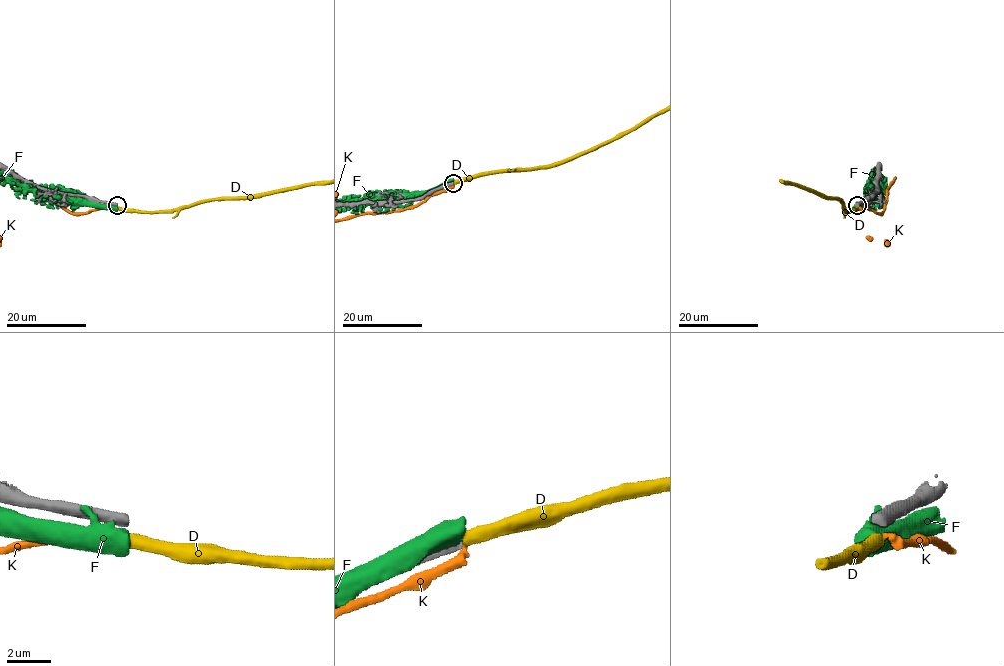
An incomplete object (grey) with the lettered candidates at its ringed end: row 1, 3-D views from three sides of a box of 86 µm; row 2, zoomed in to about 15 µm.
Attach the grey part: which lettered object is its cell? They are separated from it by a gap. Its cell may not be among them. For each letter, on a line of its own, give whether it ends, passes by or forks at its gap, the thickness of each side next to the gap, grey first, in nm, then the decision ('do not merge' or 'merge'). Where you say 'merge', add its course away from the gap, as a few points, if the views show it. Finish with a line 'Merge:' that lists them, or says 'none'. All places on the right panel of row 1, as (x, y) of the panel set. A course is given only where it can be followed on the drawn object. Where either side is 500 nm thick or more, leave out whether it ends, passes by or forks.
D: calibres 480 and 550 nm; merge
F: calibres 480 and 800 nm; do not merge
K: it ends; calibres 480 and 360 nm; do not merge
Merge: D

